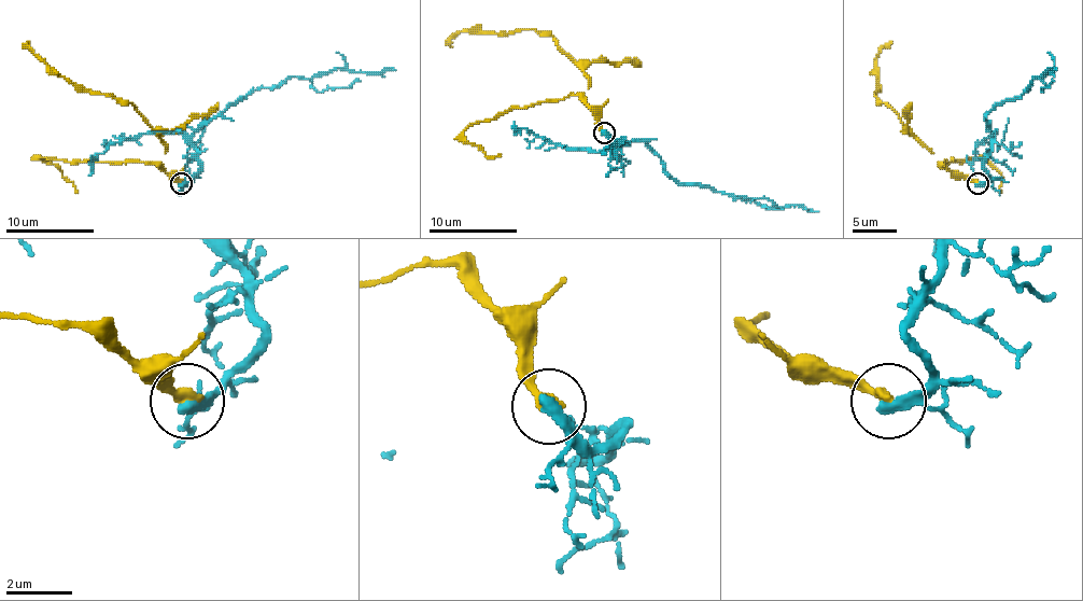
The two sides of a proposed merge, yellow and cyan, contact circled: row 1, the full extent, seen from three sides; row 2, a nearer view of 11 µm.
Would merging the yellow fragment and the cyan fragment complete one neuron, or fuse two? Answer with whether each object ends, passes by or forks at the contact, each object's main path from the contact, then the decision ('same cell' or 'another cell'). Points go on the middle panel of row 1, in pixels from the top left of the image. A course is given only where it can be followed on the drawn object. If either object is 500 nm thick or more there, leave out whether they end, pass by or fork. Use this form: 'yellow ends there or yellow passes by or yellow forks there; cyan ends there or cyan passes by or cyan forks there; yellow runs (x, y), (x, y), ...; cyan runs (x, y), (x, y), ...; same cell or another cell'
yellow ends there; cyan ends there; yellow runs (604, 133), (584, 95), (588, 78), (551, 36), (533, 29), (459, 31), (450, 40), (452, 46); cyan runs (604, 133), (615, 143), (623, 139), (615, 148), (641, 141), (680, 183), (818, 211); another cell

